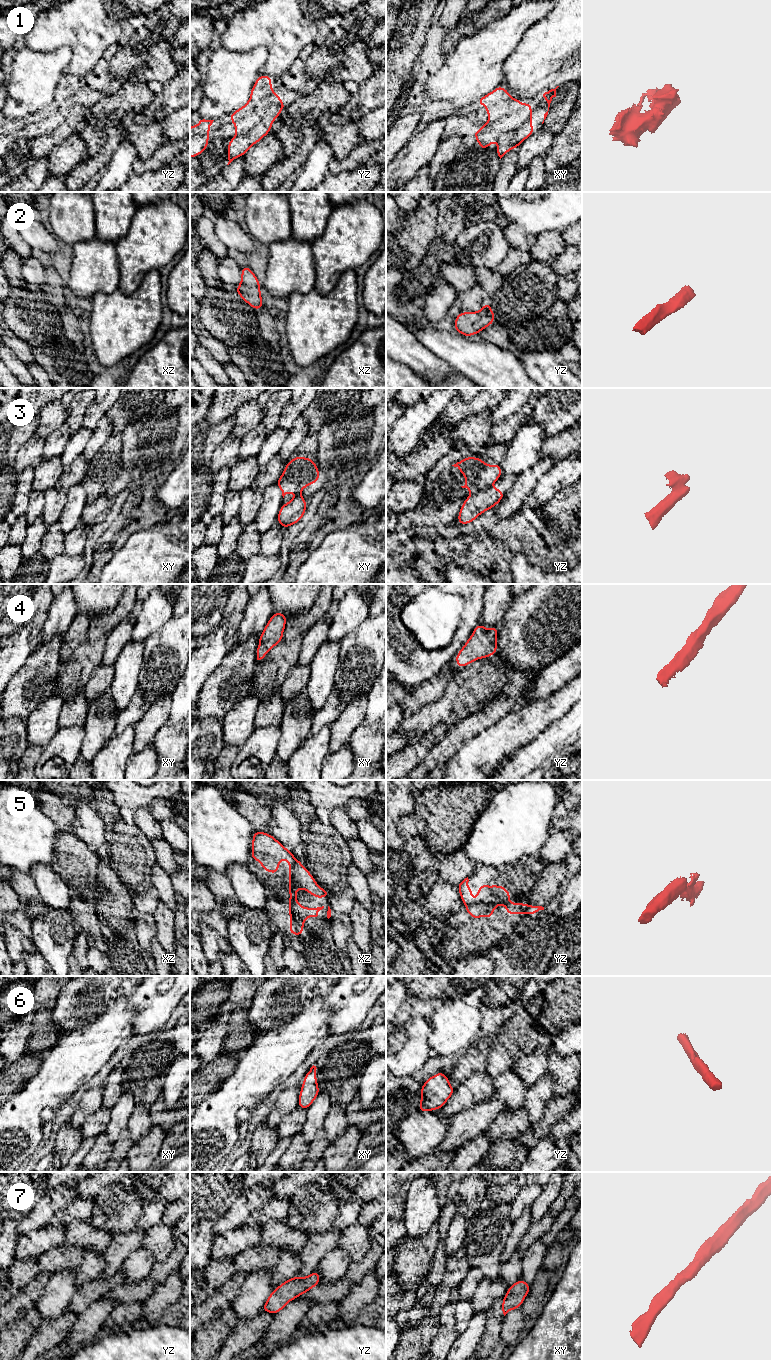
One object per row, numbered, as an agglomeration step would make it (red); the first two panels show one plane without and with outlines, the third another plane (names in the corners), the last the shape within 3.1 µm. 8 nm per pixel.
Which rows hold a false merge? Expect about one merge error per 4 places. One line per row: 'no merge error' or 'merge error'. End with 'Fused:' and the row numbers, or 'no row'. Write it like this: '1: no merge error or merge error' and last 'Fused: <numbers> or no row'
1: no merge error
2: no merge error
3: merge error
4: no merge error
5: no merge error
6: no merge error
7: no merge error
Fused: 3

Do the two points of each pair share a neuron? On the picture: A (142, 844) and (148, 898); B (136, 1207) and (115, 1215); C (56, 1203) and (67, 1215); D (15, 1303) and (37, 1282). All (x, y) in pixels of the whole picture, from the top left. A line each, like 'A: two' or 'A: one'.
A: one
B: one
C: two
D: one

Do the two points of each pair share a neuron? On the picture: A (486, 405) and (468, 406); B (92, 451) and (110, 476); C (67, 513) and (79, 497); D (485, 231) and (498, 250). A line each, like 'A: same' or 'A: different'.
A: same
B: different
C: same
D: same

